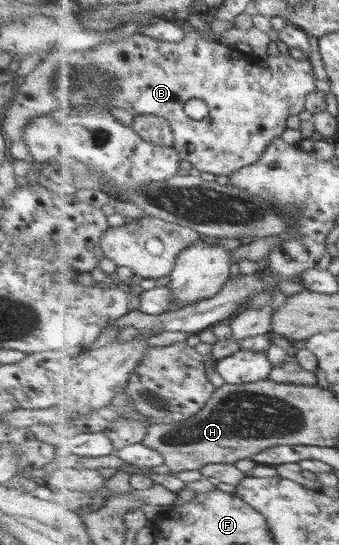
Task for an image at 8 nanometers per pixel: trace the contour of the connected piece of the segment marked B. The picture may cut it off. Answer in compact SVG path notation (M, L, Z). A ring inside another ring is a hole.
M187 20L177 23L185 34L181 41L167 42L135 33L91 49L89 62L113 74L119 82L119 88L111 92L111 106L132 116L147 114L167 119L174 133L174 148L183 161L188 161L199 172L230 178L241 168L261 160L269 144L287 130L287 118L300 116L305 111L307 96L317 86L313 64L289 53L267 58L255 52L243 53L233 46L201 37ZM195 98L205 100L209 106L209 116L201 121L191 120L185 113L187 102Z

